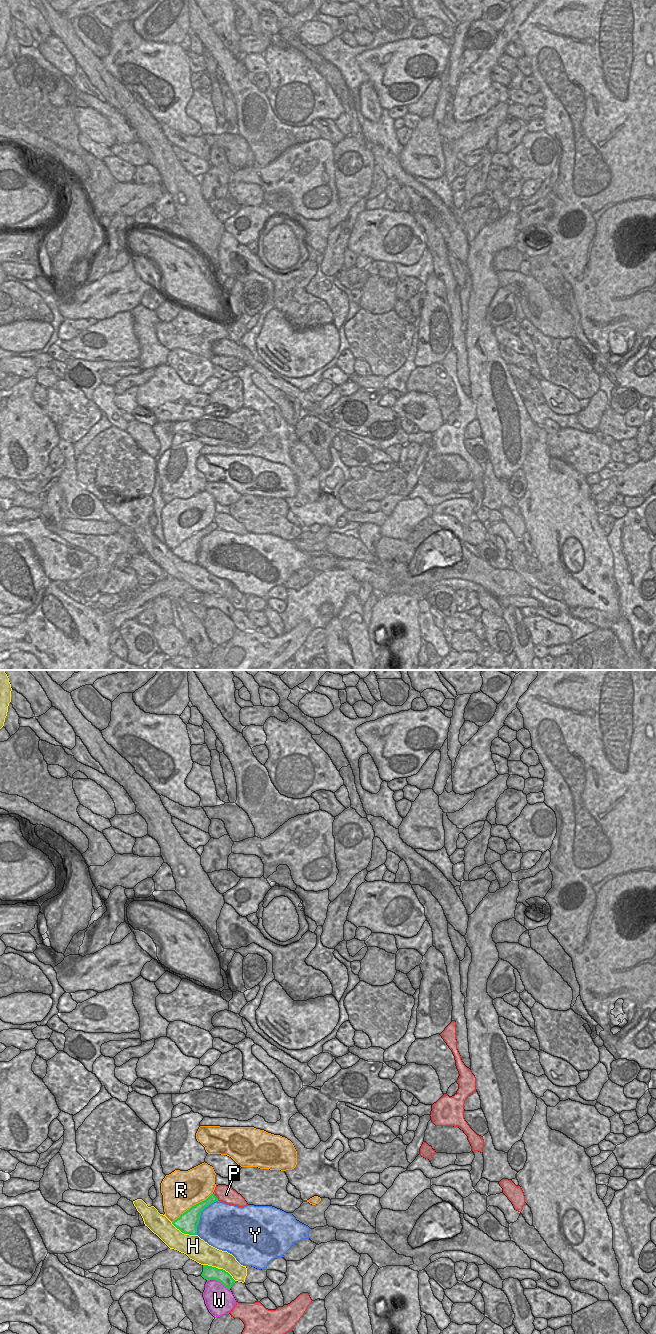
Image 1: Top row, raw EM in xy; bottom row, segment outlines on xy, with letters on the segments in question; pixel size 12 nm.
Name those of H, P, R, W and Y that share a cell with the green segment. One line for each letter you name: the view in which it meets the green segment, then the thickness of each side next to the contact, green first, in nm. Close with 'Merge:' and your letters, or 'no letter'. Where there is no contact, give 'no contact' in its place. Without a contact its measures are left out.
Merge: no letter

